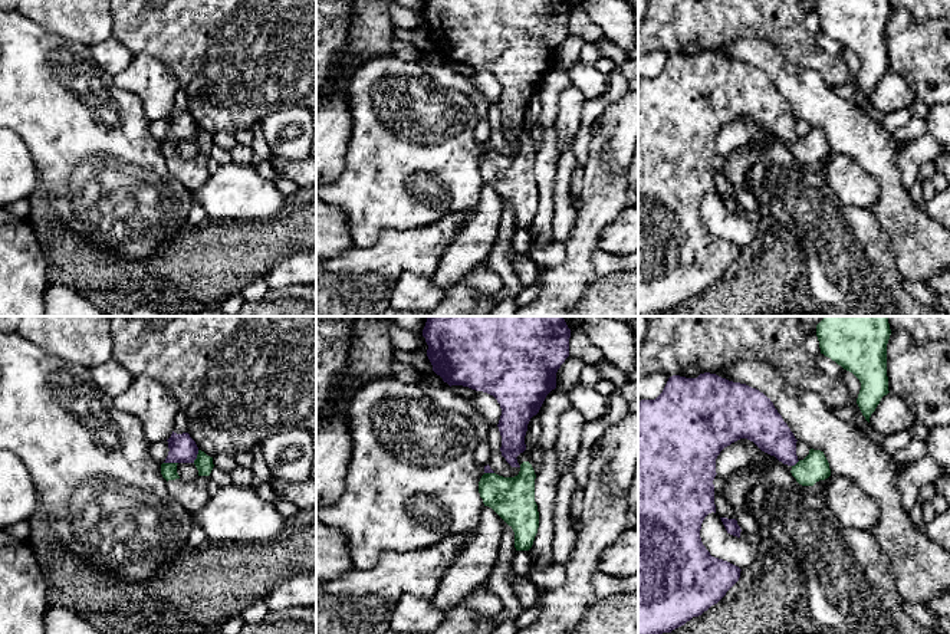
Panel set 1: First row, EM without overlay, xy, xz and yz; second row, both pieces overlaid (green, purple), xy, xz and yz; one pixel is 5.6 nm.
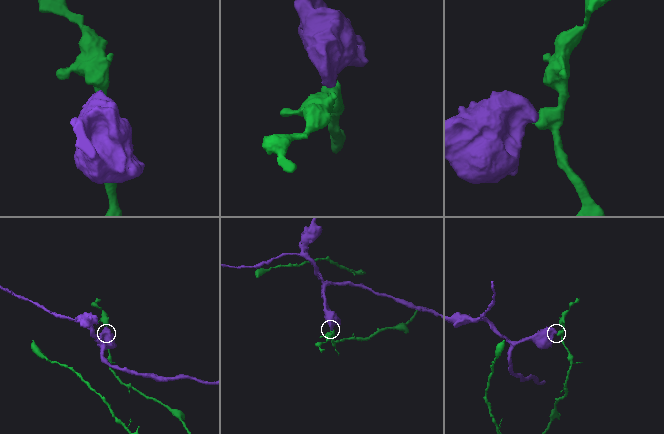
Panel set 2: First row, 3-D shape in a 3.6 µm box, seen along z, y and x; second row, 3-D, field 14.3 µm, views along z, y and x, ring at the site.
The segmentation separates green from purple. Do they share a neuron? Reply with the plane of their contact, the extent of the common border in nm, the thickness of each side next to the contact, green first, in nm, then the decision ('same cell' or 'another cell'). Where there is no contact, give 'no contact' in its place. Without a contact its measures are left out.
xy | 80 nm | 90/160 nm | another cell

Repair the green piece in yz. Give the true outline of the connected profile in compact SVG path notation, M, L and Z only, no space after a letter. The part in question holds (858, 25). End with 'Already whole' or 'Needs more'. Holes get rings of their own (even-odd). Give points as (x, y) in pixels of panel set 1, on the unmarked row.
M819 0L816 14L821 32L852 50L861 60L857 82L870 101L888 69L888 0Z. Already whole

